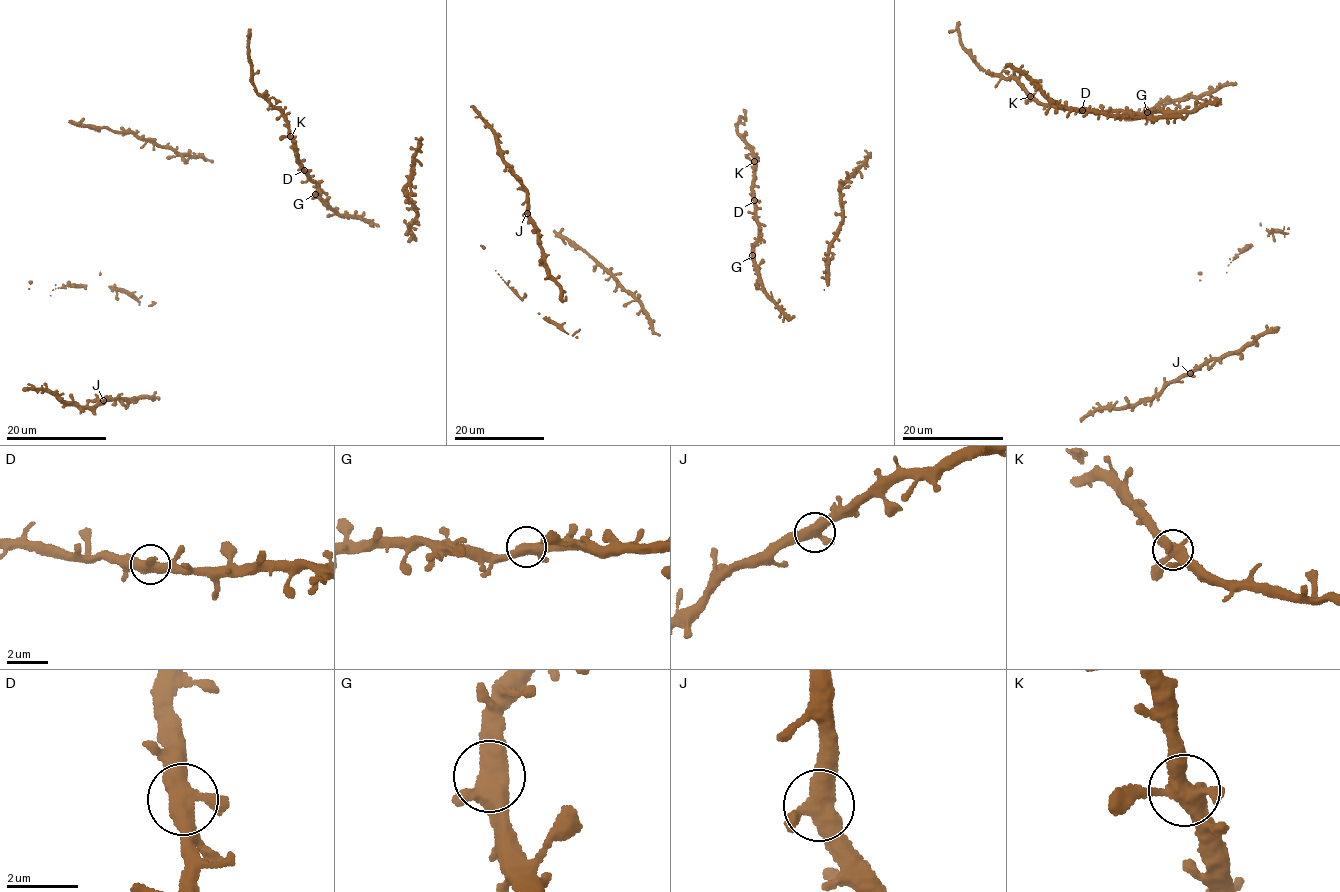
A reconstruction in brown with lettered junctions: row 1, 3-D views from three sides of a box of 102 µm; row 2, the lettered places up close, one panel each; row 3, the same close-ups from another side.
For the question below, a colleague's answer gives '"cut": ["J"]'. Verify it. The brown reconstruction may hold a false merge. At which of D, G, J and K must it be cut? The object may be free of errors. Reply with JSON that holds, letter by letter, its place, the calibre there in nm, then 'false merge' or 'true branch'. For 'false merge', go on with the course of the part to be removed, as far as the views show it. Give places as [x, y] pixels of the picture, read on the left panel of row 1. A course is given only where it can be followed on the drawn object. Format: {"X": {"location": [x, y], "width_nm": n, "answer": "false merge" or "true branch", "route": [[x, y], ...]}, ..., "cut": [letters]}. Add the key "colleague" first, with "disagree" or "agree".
{"colleague": "disagree", "D": {"location": [304, 170], "width_nm": 440, "answer": "true branch"}, "G": {"location": [315, 194], "width_nm": 440, "answer": "true branch"}, "J": {"location": [103, 400], "width_nm": 440, "answer": "true branch"}, "K": {"location": [290, 136], "width_nm": 440, "answer": "true branch"}, "cut": []}

